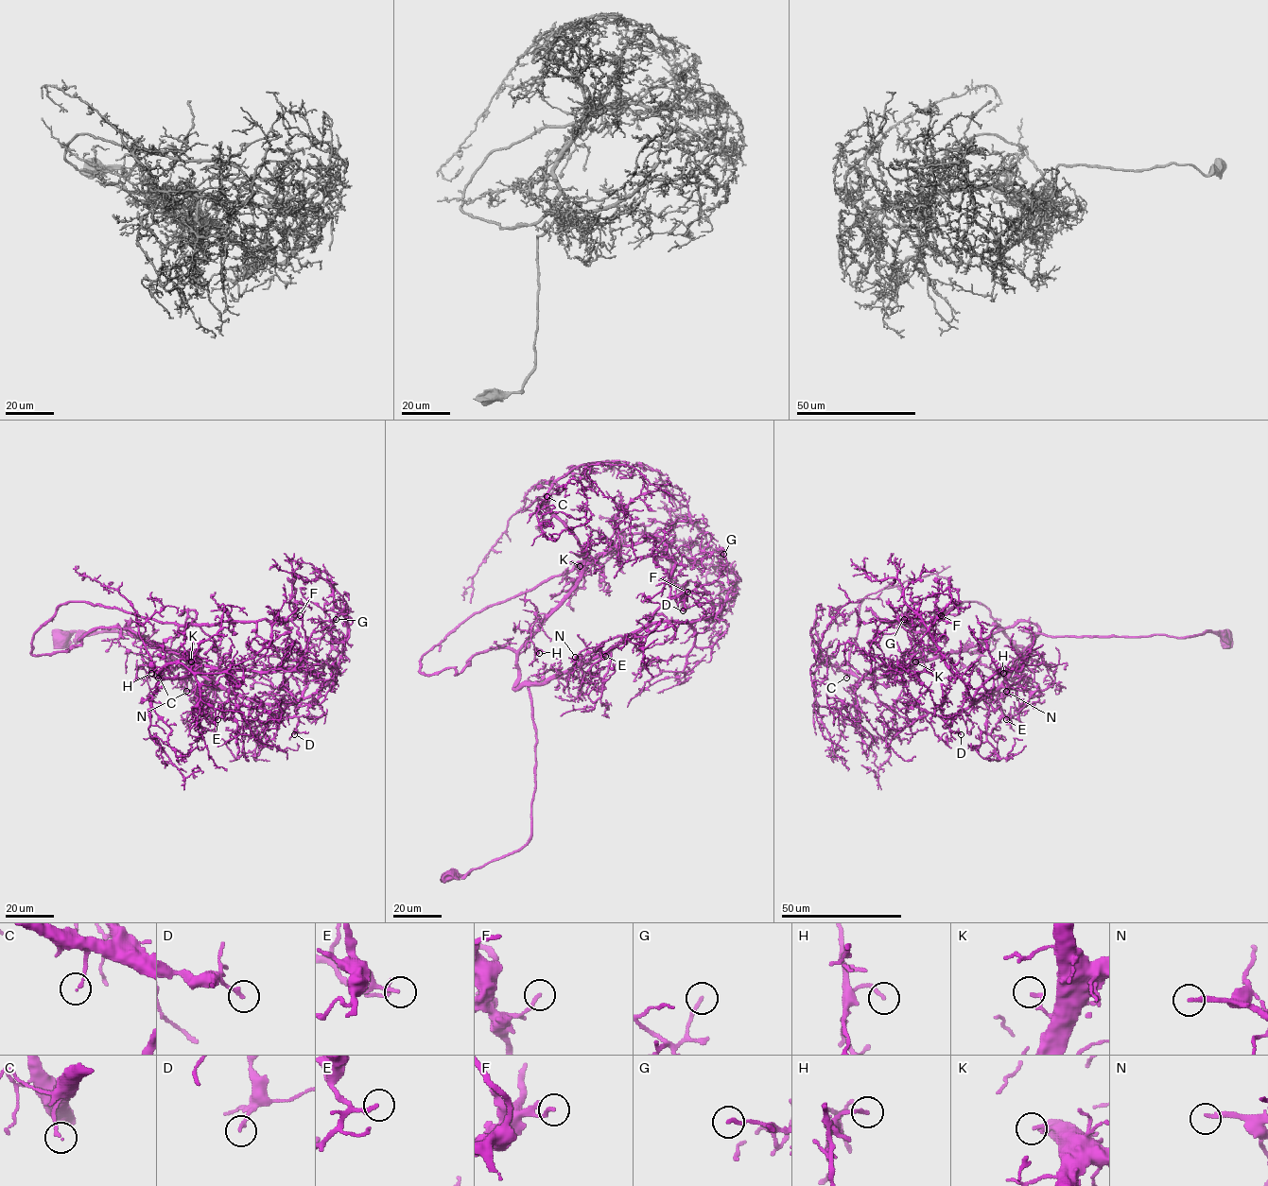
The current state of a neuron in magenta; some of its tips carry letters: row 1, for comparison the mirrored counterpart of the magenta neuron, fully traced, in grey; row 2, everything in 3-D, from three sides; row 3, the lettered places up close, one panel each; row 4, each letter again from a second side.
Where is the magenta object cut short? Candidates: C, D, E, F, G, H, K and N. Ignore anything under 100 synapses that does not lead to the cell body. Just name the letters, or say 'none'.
N

